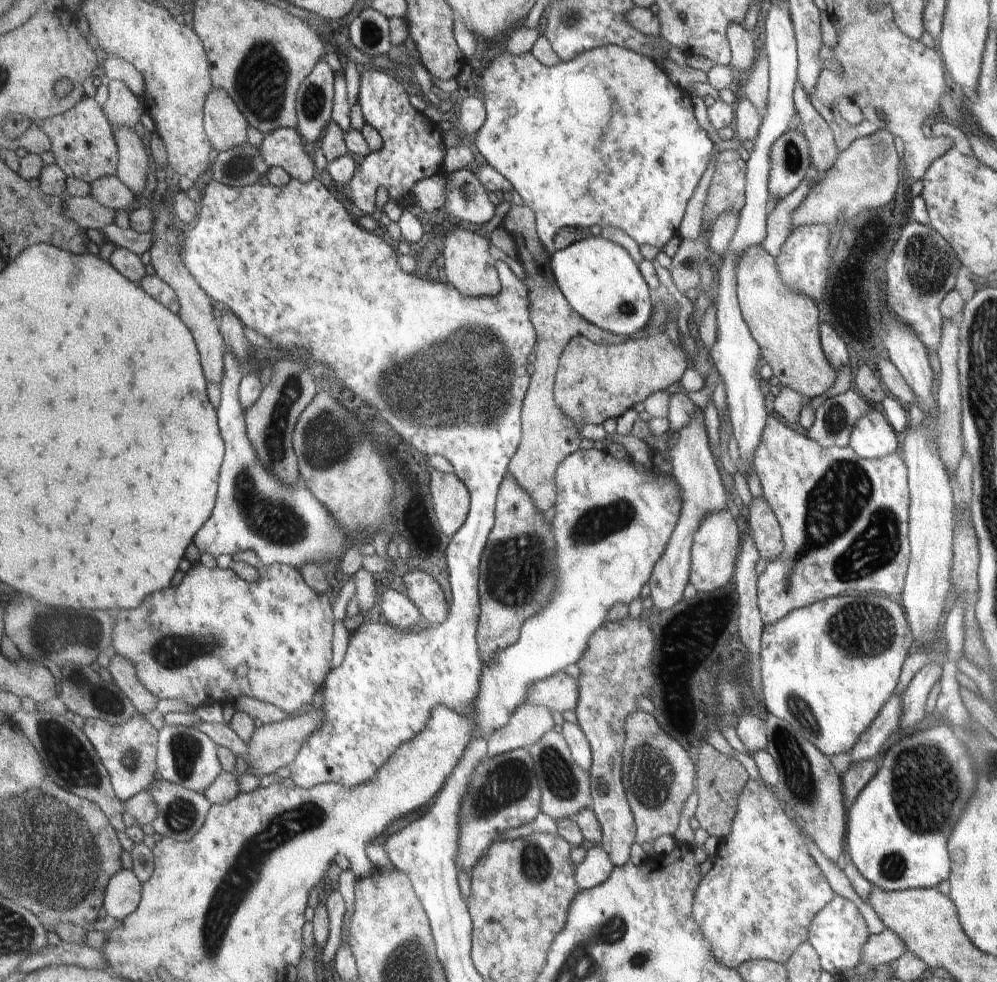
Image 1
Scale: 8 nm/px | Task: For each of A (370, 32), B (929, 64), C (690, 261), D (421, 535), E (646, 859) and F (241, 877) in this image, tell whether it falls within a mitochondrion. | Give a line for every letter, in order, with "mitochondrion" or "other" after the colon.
A: mitochondrion
B: other
C: mitochondrion
D: other
E: other
F: mitochondrion

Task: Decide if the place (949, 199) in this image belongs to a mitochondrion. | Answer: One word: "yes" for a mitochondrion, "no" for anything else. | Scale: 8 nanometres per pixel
no

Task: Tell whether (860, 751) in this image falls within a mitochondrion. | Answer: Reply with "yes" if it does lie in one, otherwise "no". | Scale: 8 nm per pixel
no

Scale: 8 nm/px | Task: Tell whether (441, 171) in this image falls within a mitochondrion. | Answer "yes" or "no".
no

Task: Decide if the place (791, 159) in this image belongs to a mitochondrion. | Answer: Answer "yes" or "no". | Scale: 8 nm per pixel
yes

